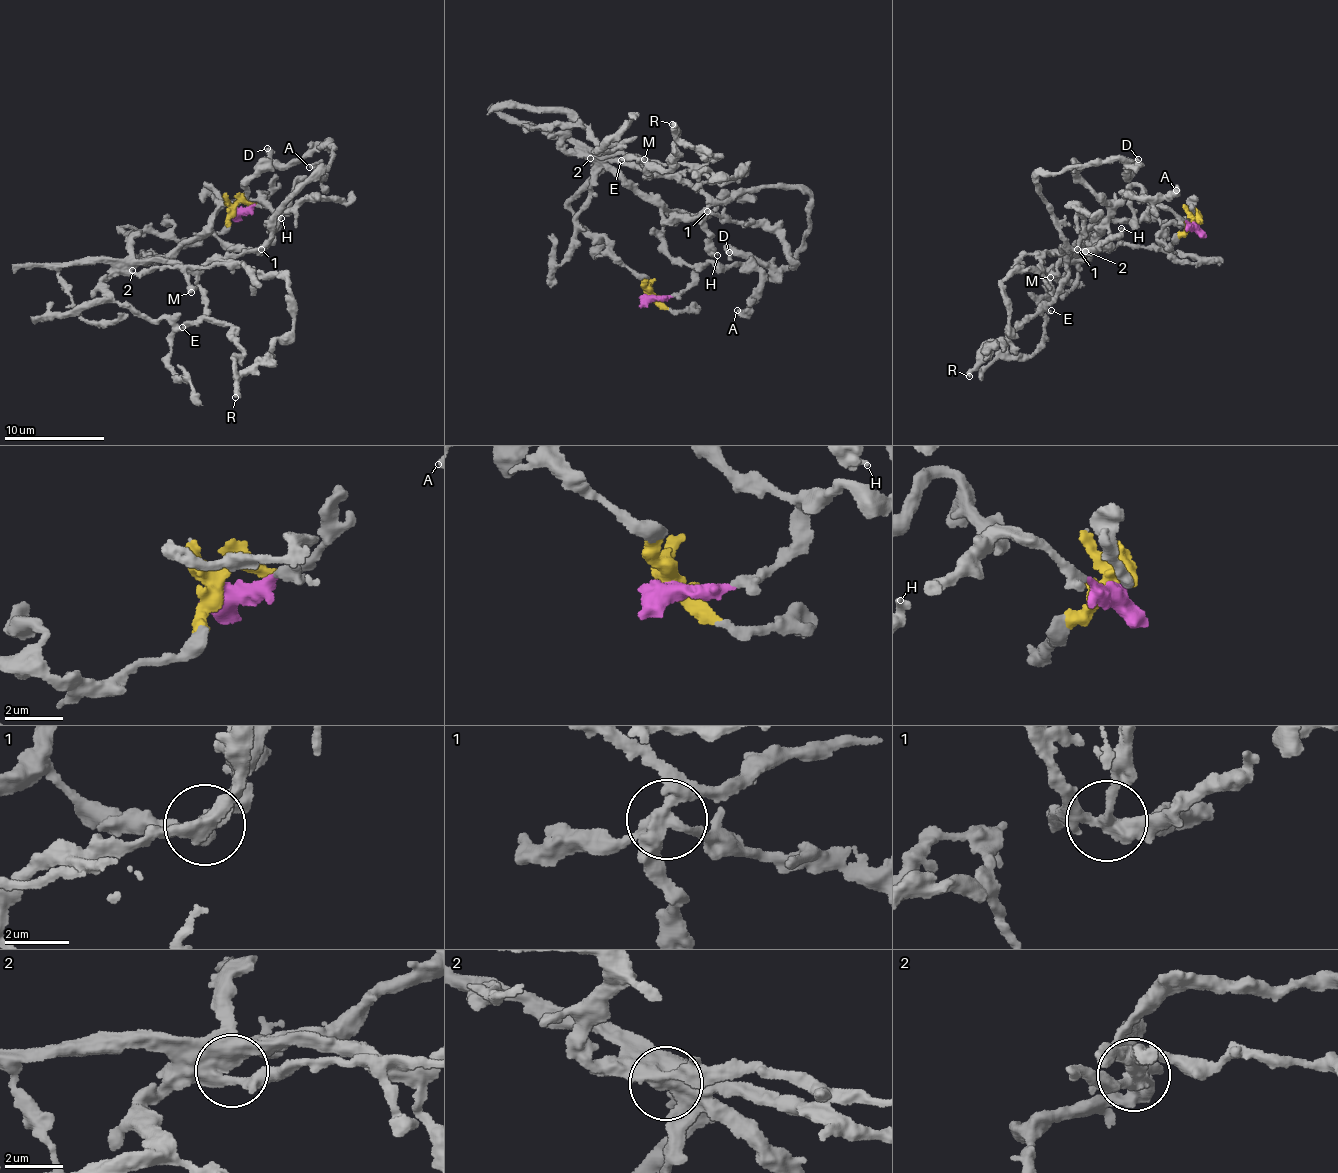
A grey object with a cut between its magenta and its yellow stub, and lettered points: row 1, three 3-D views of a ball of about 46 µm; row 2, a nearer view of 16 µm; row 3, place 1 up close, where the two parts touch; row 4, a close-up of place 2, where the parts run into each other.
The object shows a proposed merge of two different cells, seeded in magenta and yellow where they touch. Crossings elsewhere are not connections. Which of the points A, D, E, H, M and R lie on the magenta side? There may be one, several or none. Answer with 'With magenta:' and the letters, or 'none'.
With magenta: A, M

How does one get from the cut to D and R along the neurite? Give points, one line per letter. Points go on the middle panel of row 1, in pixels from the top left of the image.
D: (649, 296), (568, 206), (601, 152), (727, 200), (795, 186), (809, 195), (808, 236), (788, 263), (730, 253)
R: (649, 296), (568, 201), (601, 152), (647, 177), (668, 170), (672, 125)

